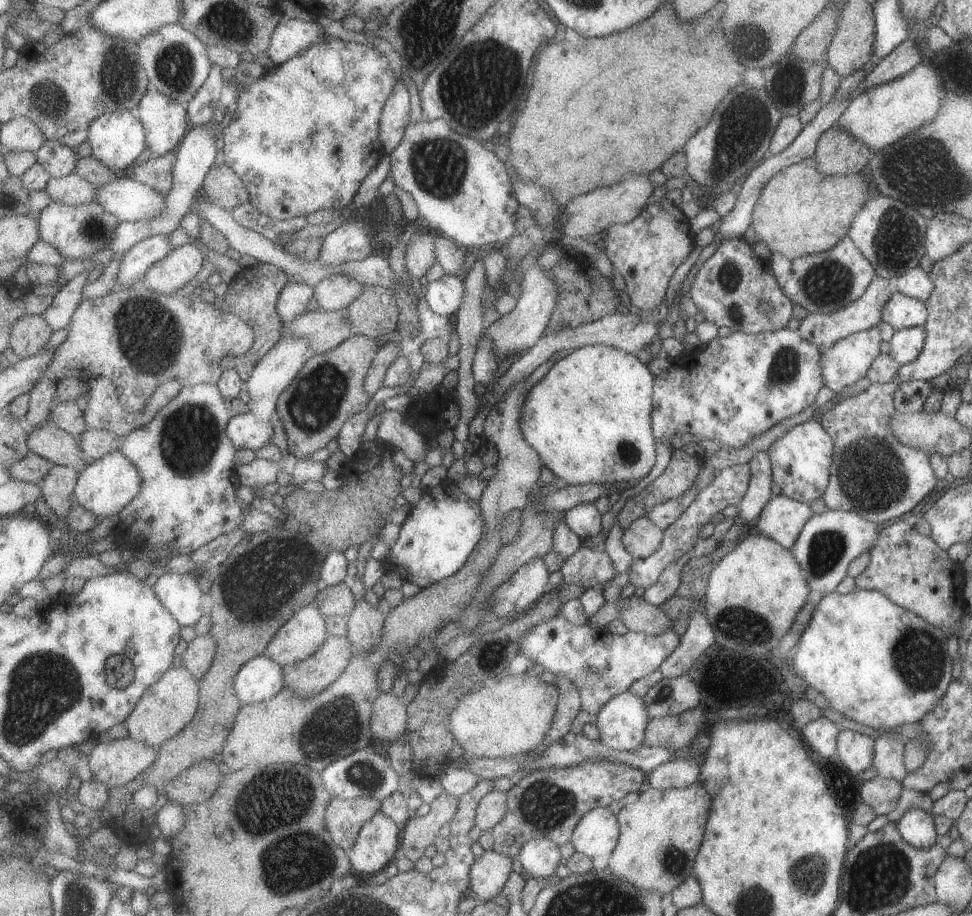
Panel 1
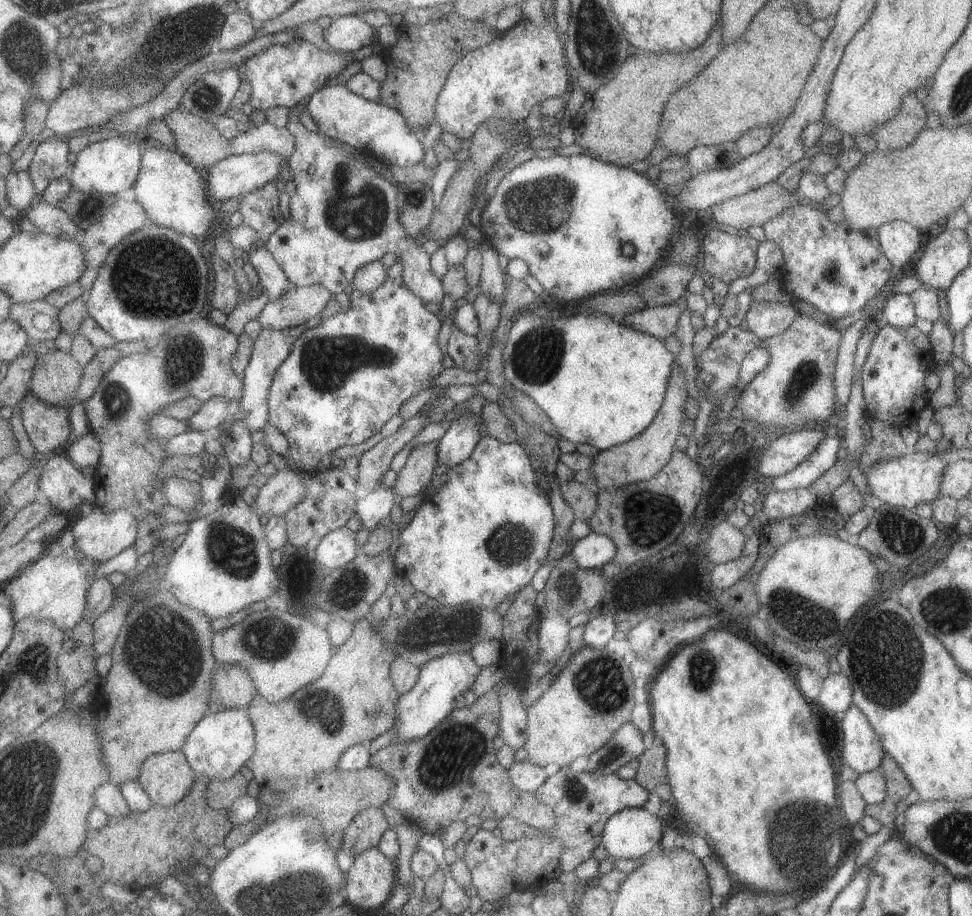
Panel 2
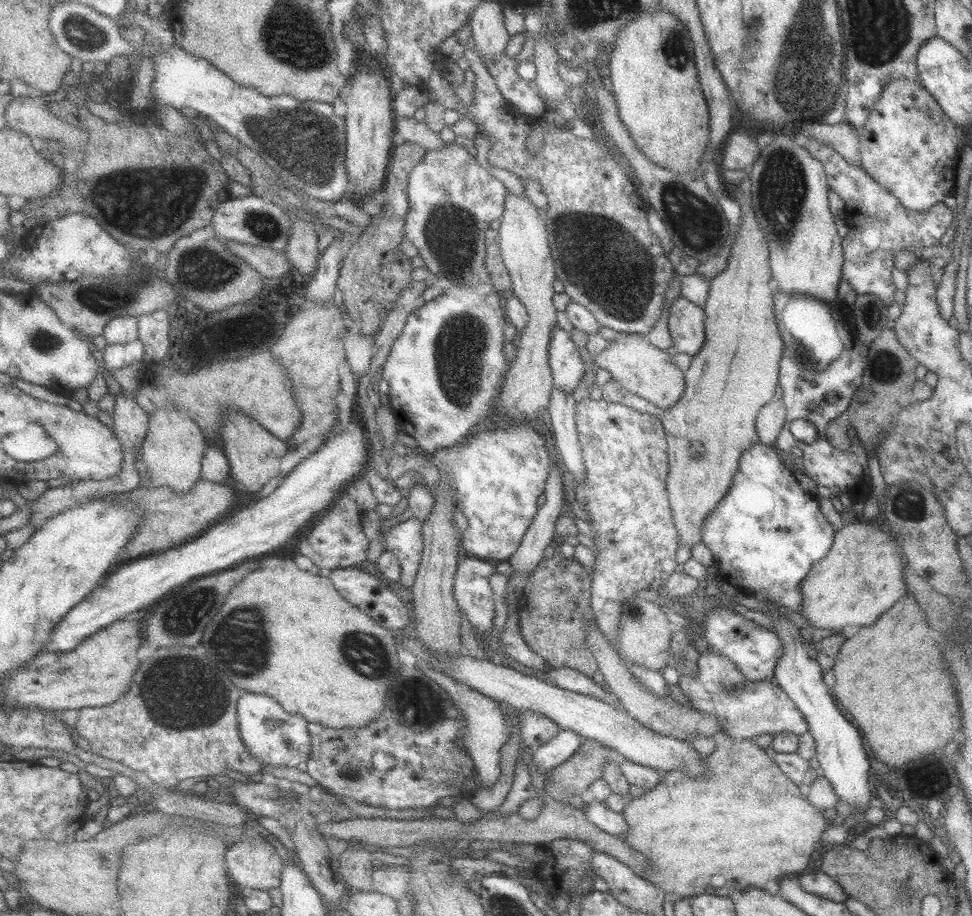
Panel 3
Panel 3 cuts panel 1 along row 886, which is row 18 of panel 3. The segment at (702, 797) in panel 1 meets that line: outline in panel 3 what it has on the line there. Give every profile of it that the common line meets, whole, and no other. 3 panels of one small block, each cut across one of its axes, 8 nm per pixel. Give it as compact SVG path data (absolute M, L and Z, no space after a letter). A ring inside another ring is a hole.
M660 7L656 12L642 12L635 20L624 24L613 46L608 63L611 92L619 118L627 127L639 152L653 164L677 174L702 167L701 157L709 140L709 113L694 65L693 45L686 28L676 16Z

